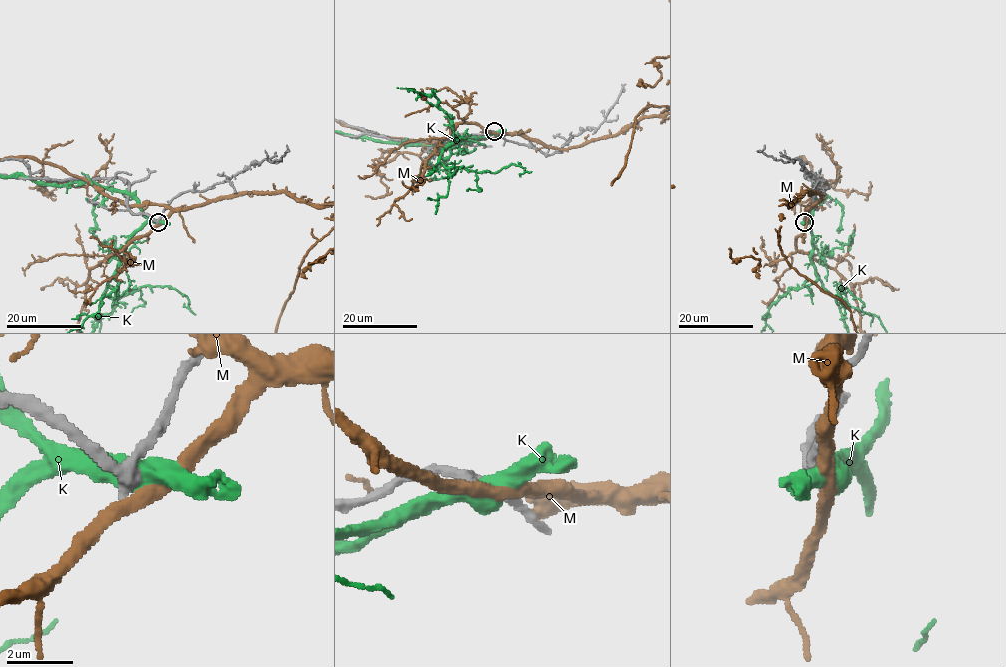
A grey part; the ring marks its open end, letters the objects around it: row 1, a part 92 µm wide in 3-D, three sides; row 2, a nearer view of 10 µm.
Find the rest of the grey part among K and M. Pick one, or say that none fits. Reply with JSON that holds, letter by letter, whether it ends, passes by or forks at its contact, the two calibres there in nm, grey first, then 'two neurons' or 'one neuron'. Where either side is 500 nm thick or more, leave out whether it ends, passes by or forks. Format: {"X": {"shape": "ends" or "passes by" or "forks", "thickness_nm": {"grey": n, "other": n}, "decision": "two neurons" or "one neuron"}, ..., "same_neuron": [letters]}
{"K": {"thickness_nm": {"grey": 400, "other": 600}, "decision": "two neurons"}, "M": {"shape": "passes by", "thickness_nm": {"grey": 360, "other": 400}, "decision": "two neurons"}, "same_neuron": []}

